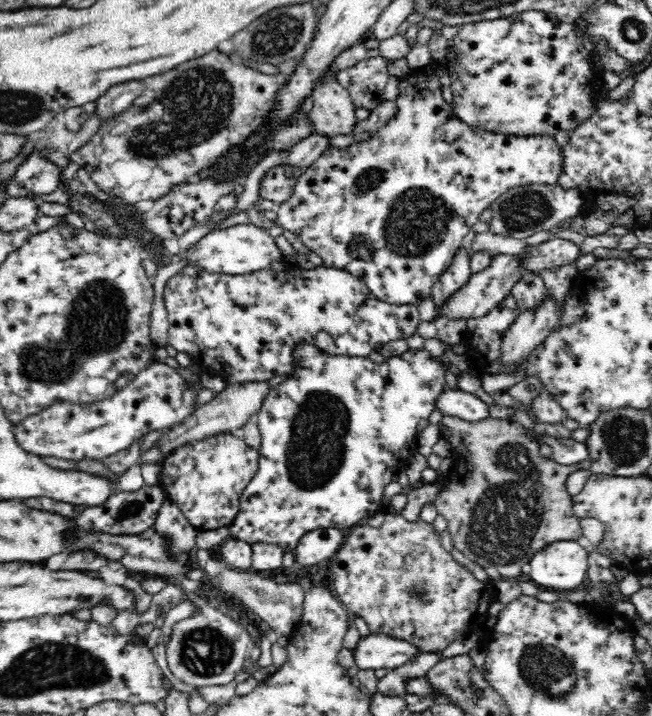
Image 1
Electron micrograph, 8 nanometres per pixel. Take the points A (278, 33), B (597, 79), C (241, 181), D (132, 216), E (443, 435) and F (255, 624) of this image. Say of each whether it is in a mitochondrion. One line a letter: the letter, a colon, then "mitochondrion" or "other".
A: mitochondrion
B: other
C: other
D: other
E: other
F: other

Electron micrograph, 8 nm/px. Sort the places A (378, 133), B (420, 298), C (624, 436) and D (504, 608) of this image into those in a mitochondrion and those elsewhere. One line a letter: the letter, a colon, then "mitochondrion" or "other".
A: other
B: other
C: mitochondrion
D: other

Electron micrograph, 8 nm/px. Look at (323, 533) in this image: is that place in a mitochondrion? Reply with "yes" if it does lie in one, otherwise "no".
no

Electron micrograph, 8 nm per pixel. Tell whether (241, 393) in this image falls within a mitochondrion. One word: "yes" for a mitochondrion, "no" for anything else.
no

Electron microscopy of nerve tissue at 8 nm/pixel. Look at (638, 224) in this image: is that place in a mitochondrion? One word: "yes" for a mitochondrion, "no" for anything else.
no

